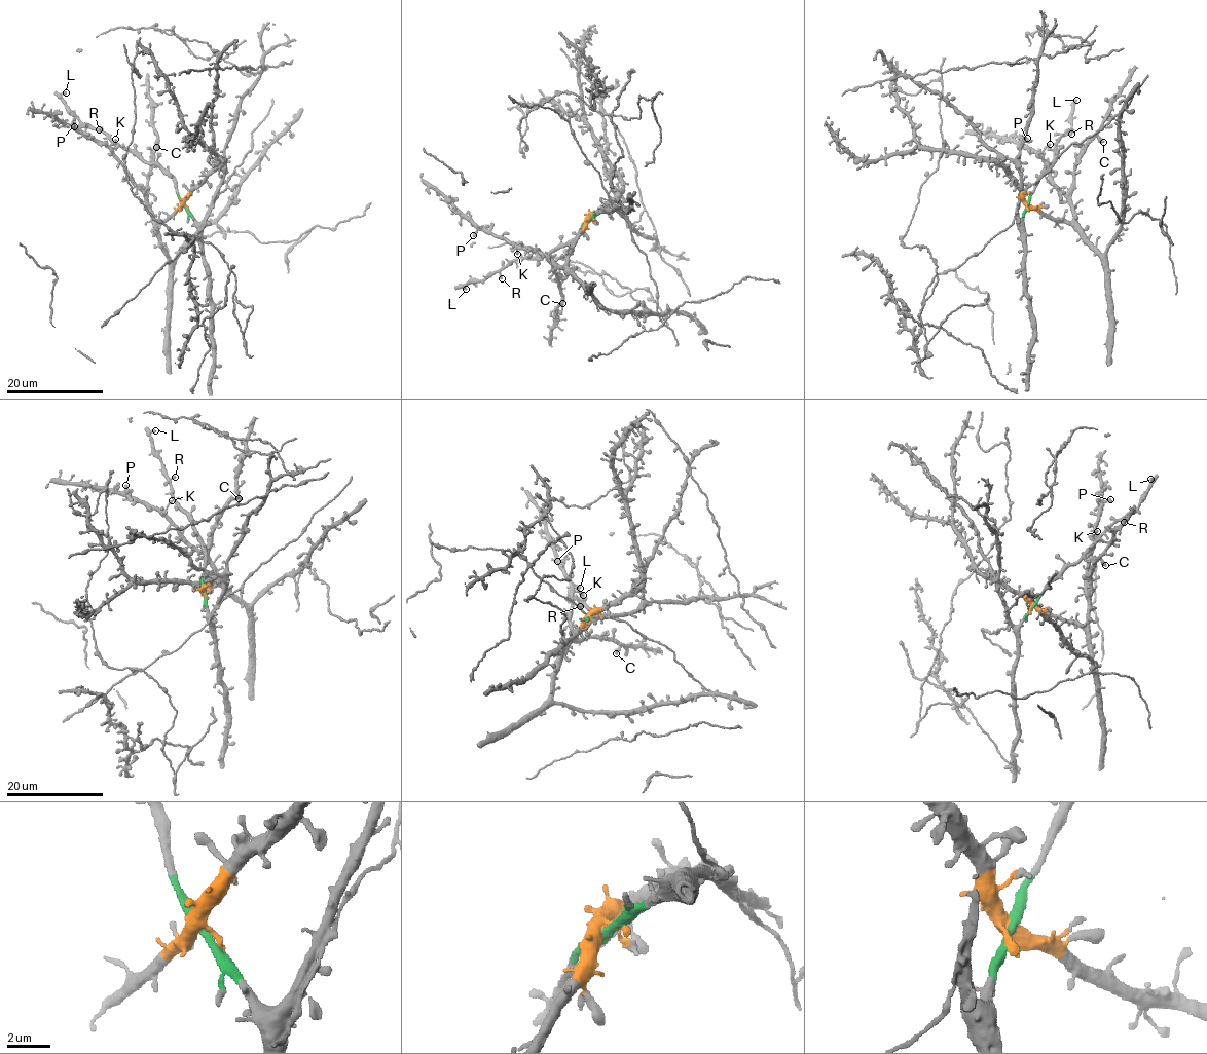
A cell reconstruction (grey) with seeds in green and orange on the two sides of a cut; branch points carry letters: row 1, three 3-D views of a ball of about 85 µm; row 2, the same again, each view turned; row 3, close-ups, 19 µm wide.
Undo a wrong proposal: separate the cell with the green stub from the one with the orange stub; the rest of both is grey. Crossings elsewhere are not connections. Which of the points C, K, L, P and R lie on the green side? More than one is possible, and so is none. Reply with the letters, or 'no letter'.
L, R

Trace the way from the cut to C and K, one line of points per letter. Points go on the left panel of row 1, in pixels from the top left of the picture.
C: (184, 205), (167, 219), (155, 222), (147, 201), (147, 185), (150, 156), (156, 141), (157, 148)
K: (184, 205), (167, 219), (155, 222), (147, 199), (113, 152), (115, 140)

